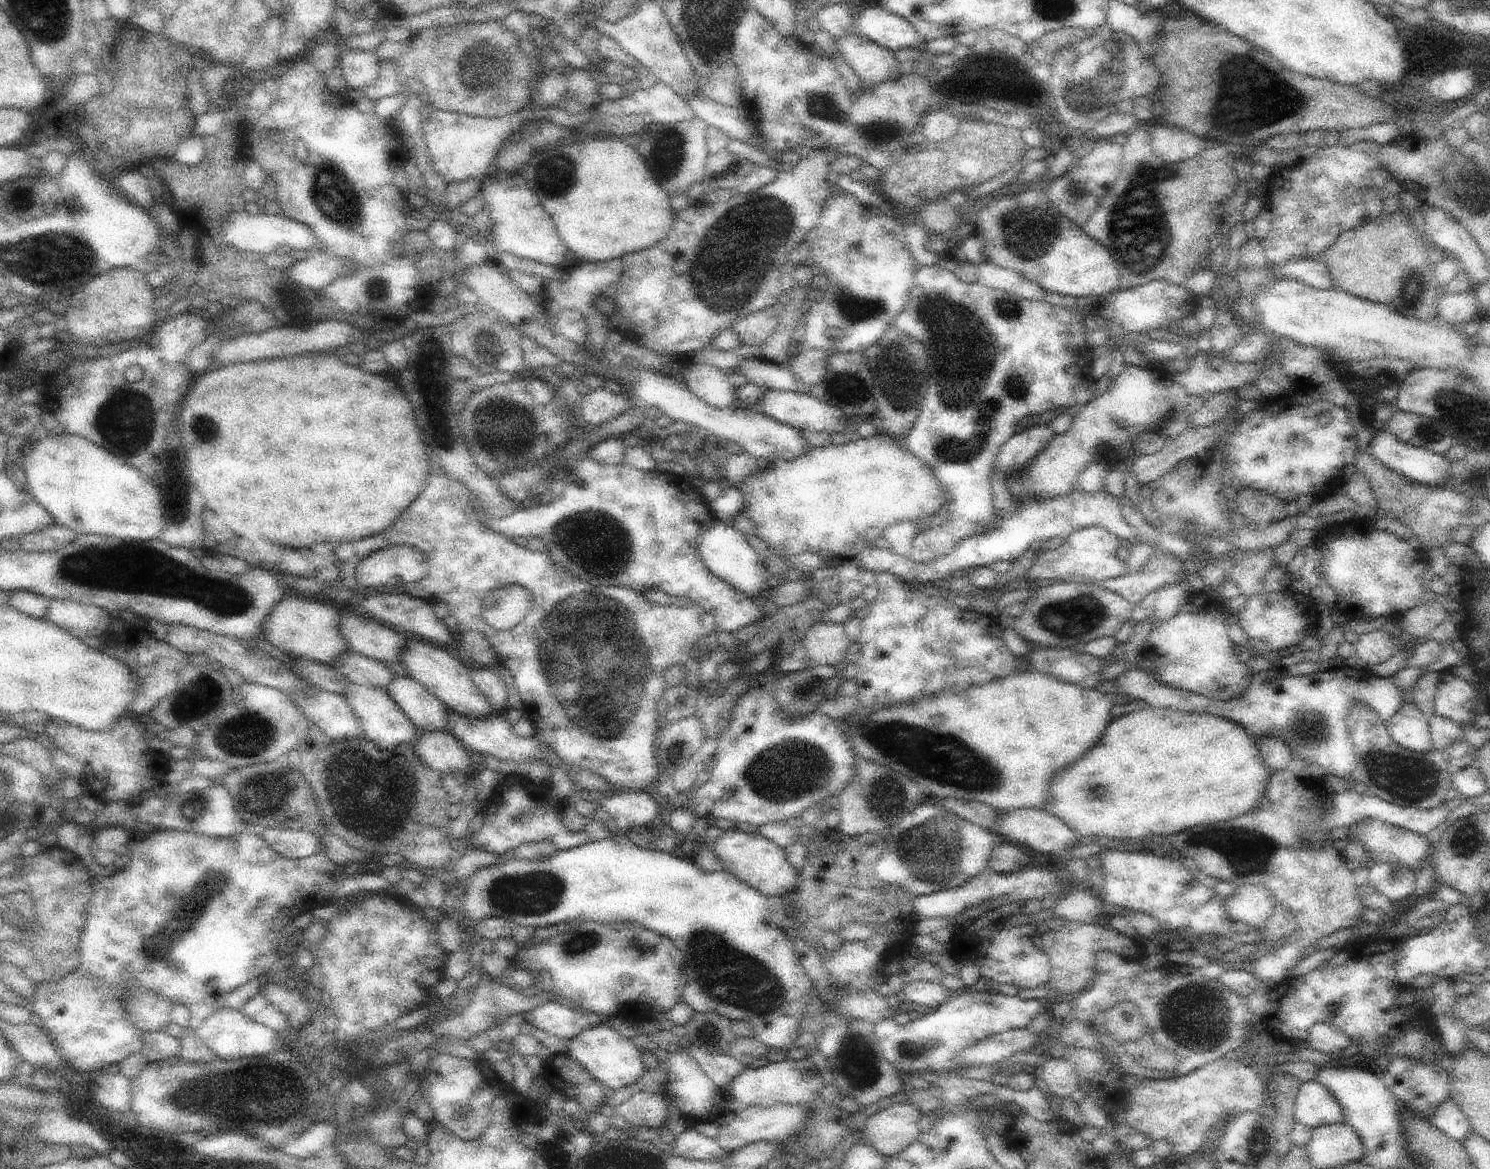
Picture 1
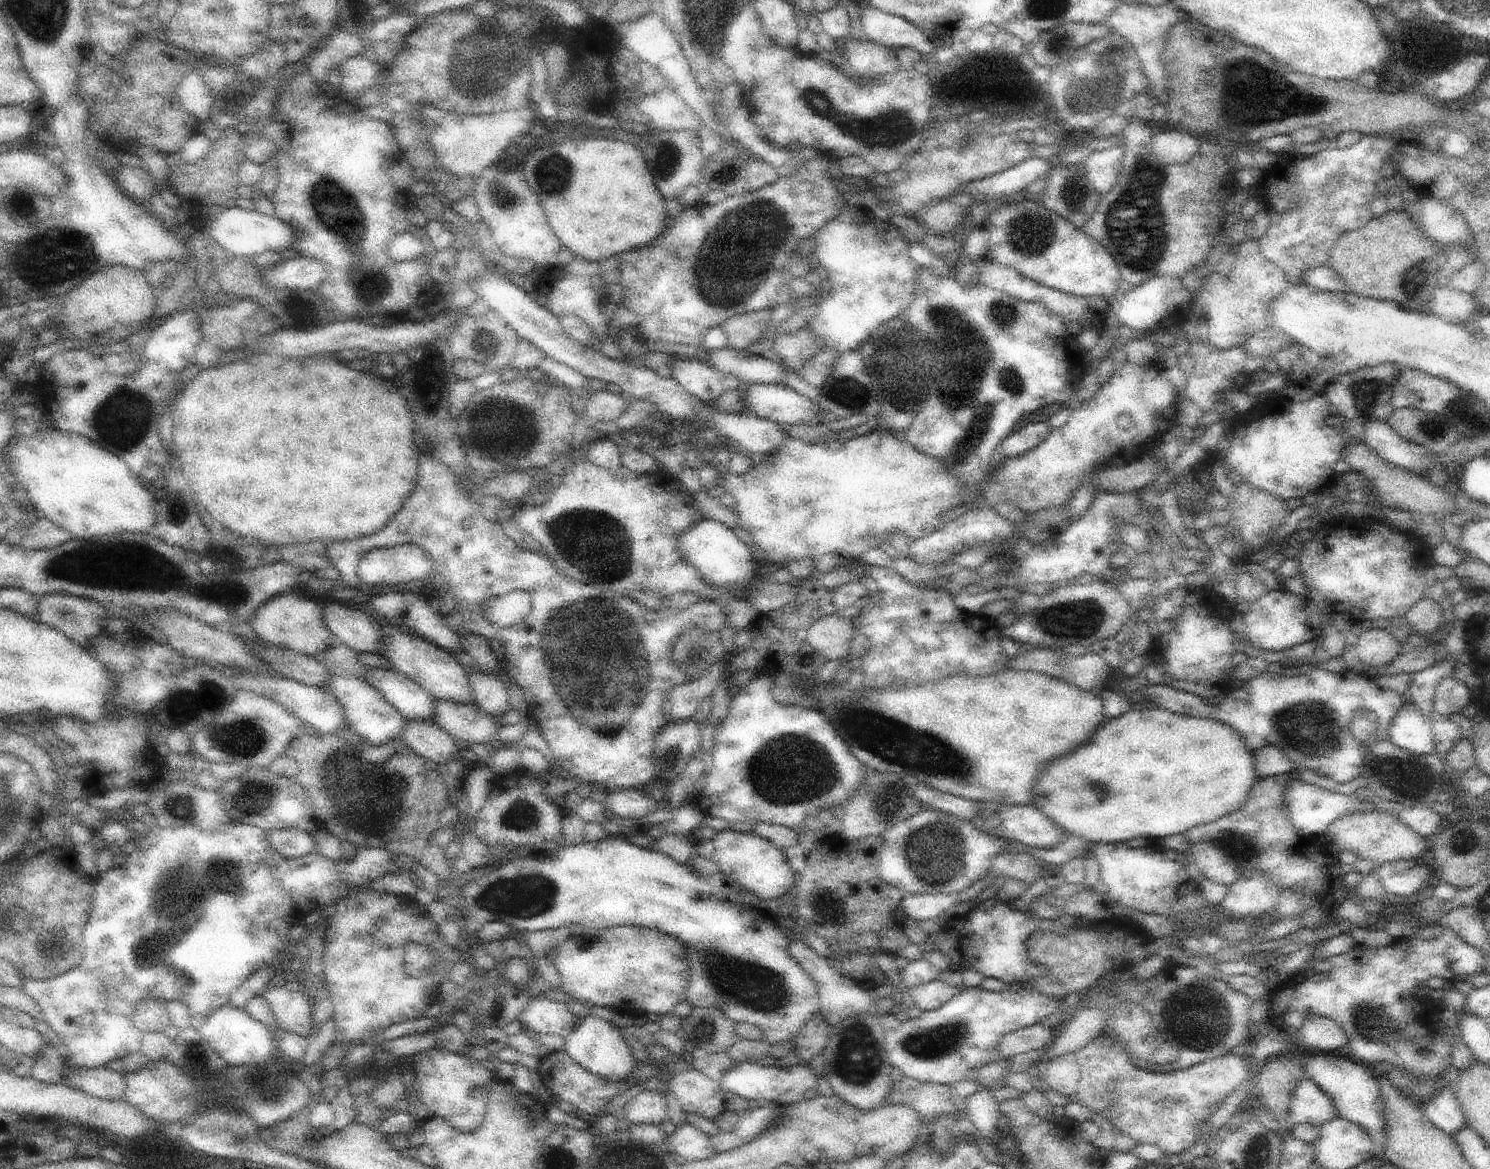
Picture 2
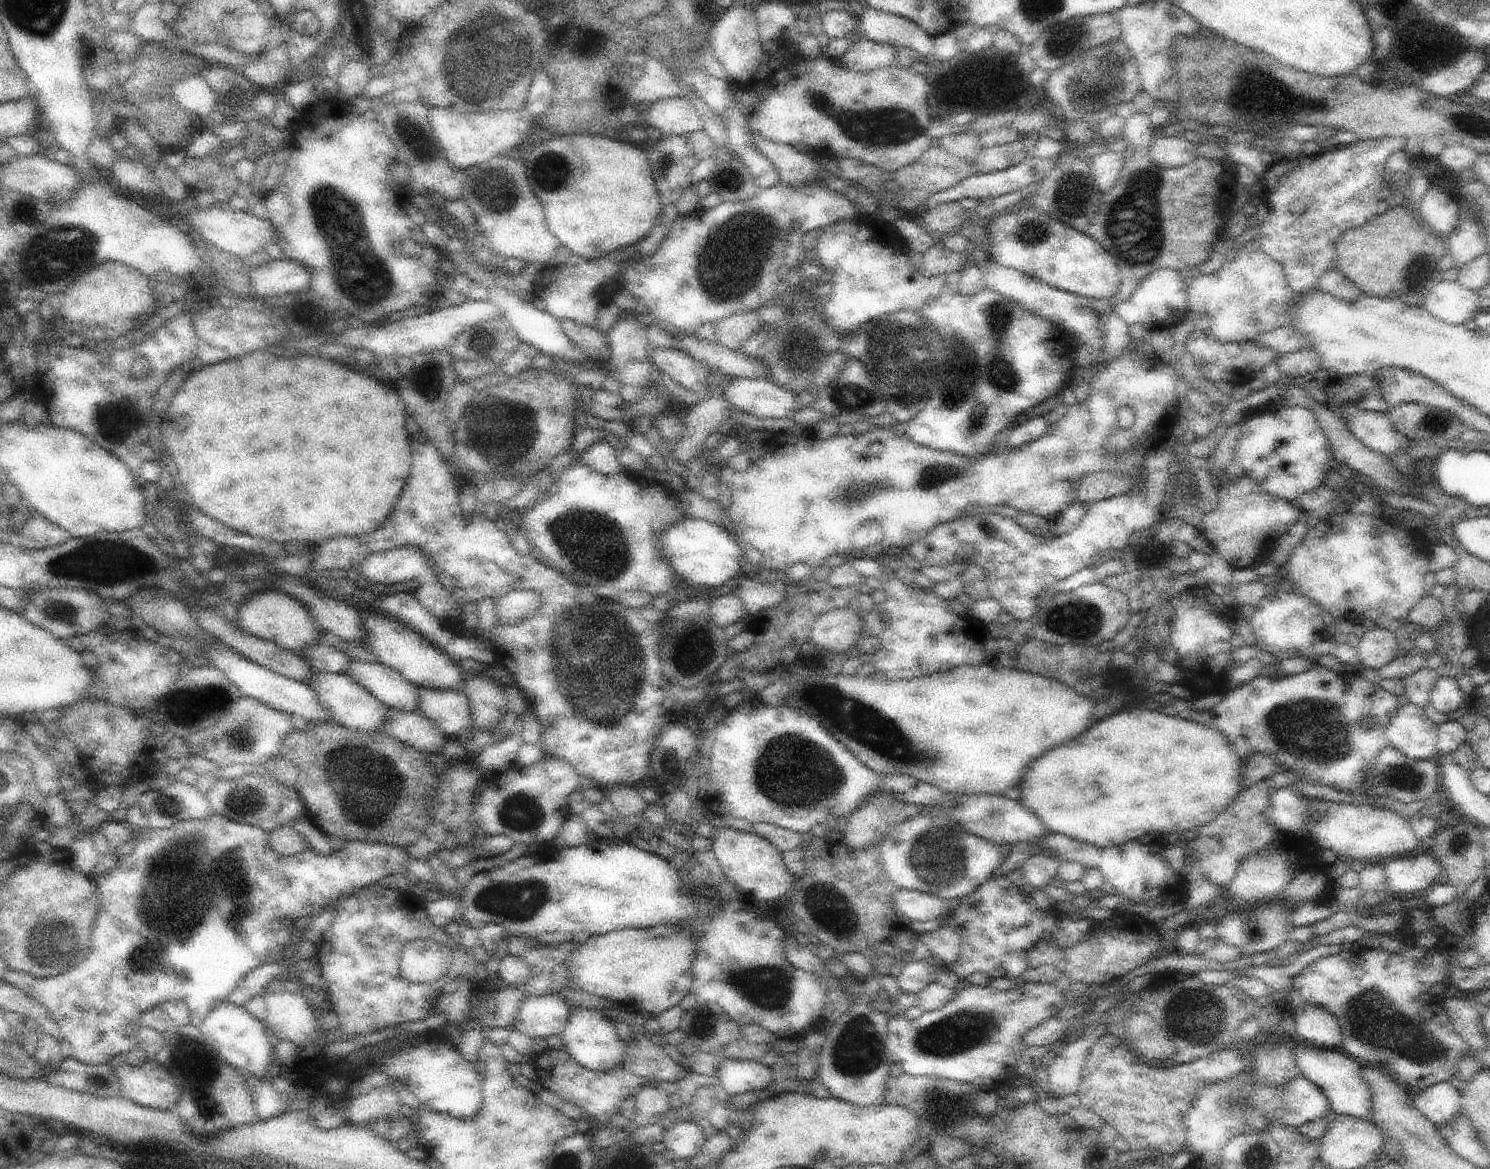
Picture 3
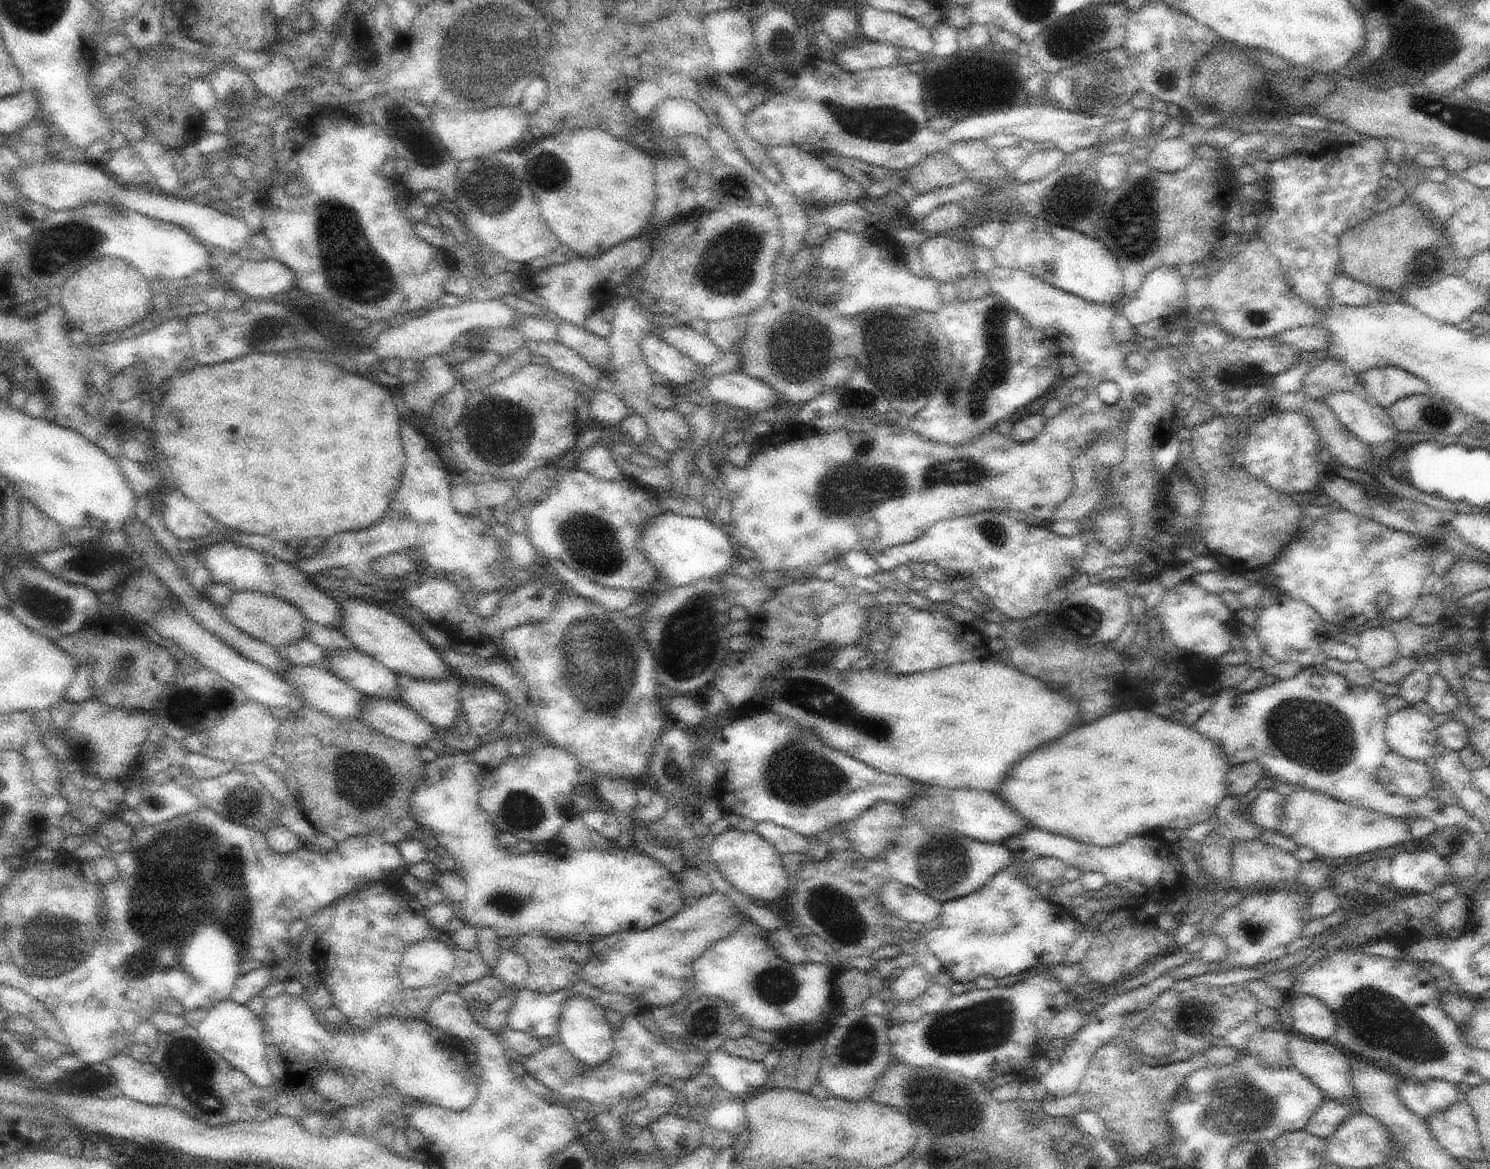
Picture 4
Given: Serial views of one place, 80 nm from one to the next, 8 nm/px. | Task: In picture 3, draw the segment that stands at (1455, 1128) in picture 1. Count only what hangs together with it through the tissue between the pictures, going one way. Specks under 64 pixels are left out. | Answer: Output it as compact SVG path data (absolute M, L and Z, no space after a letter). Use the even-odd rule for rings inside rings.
M1442 1081L1421 1091L1408 1090L1412 1104L1437 1127L1448 1124L1461 1110L1461 1092L1451 1081Z

